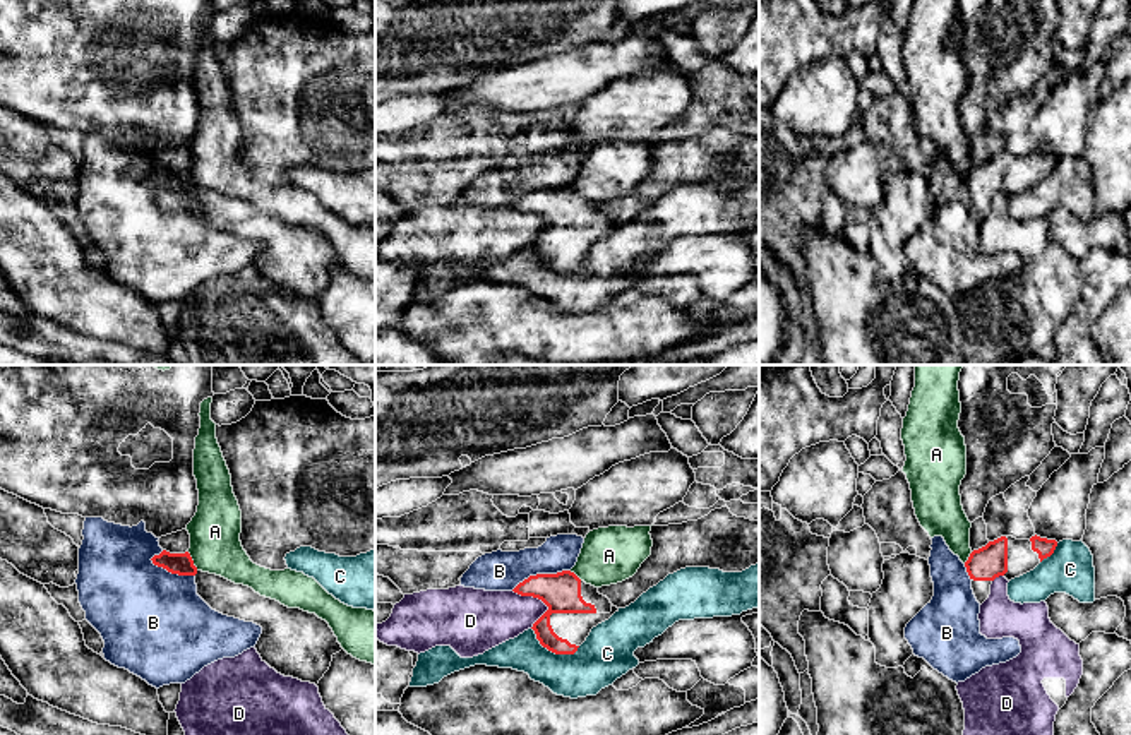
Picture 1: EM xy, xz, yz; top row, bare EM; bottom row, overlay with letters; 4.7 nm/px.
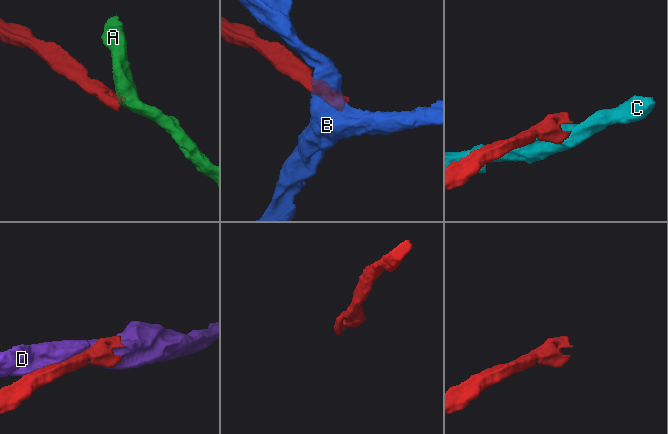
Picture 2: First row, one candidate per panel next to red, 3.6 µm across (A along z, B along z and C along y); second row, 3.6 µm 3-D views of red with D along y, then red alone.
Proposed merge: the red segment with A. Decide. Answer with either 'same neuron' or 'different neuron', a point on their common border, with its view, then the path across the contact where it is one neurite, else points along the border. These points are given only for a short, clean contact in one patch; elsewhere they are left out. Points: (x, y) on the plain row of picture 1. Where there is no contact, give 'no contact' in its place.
different neuron; meets red in xy at (192, 177); border along xy (187, 168), (197, 185)

